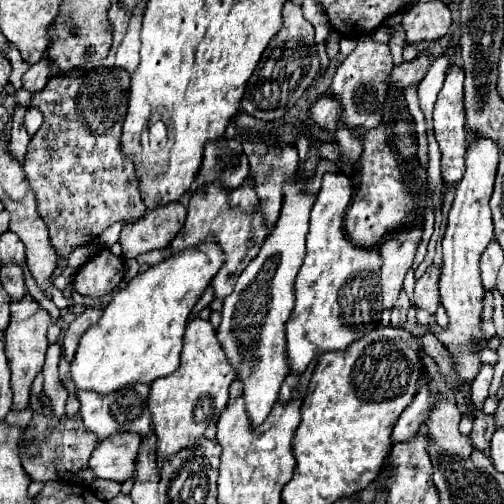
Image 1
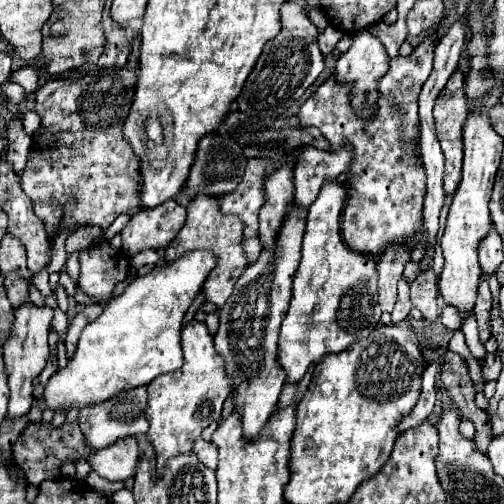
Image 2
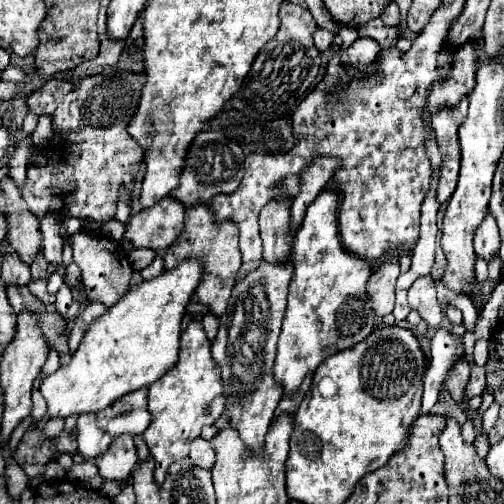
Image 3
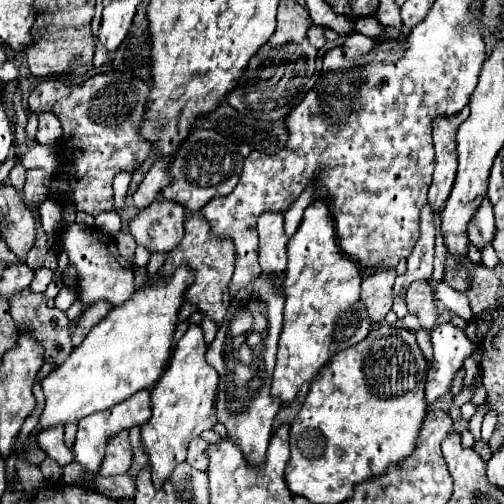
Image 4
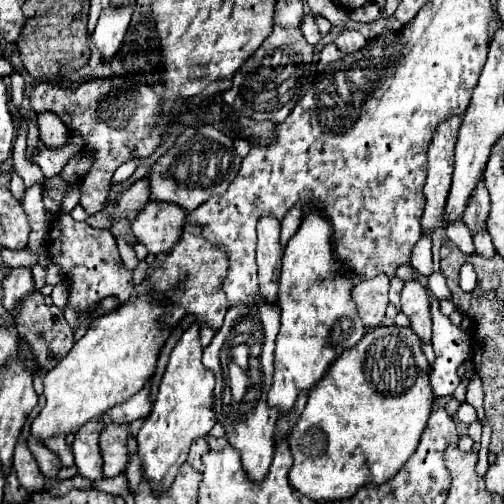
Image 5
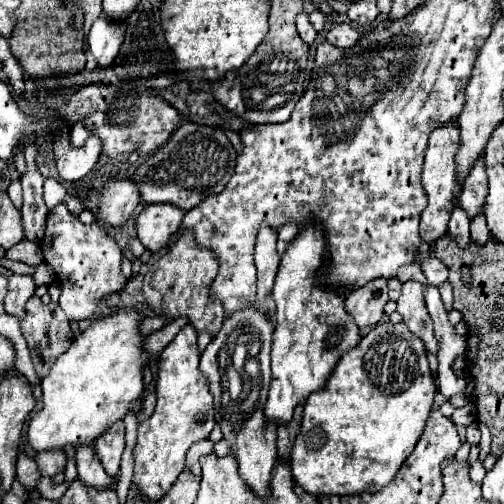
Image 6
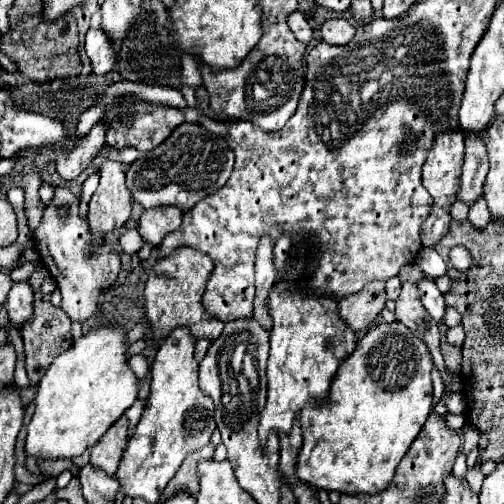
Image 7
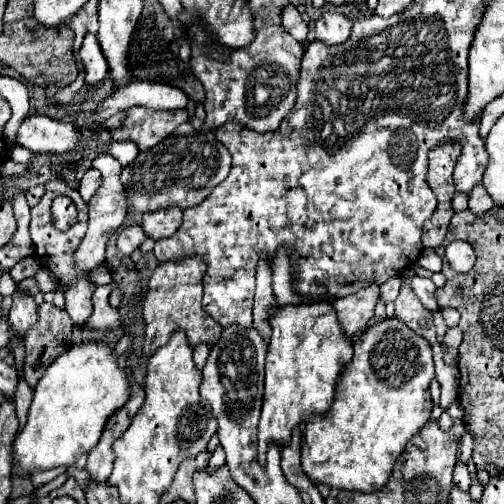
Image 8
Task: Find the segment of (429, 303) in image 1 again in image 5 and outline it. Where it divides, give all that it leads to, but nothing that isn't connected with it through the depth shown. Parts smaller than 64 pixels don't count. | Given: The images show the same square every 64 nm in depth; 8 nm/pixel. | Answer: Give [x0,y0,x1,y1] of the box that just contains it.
[400,282,432,342]

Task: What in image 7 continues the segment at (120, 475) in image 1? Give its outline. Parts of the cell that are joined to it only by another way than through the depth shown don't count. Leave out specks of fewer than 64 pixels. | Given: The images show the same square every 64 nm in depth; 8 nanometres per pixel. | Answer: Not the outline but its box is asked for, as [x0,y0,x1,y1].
[90,416,128,476]

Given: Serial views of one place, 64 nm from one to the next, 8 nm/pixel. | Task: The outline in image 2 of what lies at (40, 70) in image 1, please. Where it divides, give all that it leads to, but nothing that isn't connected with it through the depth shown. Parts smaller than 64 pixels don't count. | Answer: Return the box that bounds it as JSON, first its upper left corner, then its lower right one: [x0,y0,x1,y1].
[10,66,38,92]

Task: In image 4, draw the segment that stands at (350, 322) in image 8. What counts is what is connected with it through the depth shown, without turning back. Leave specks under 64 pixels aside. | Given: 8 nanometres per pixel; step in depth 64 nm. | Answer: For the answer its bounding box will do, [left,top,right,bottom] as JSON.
[360,270,396,330]

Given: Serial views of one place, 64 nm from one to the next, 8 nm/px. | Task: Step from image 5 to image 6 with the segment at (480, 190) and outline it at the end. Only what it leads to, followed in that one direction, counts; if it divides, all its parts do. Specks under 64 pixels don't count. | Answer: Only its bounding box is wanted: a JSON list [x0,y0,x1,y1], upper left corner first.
[459,156,486,218]

